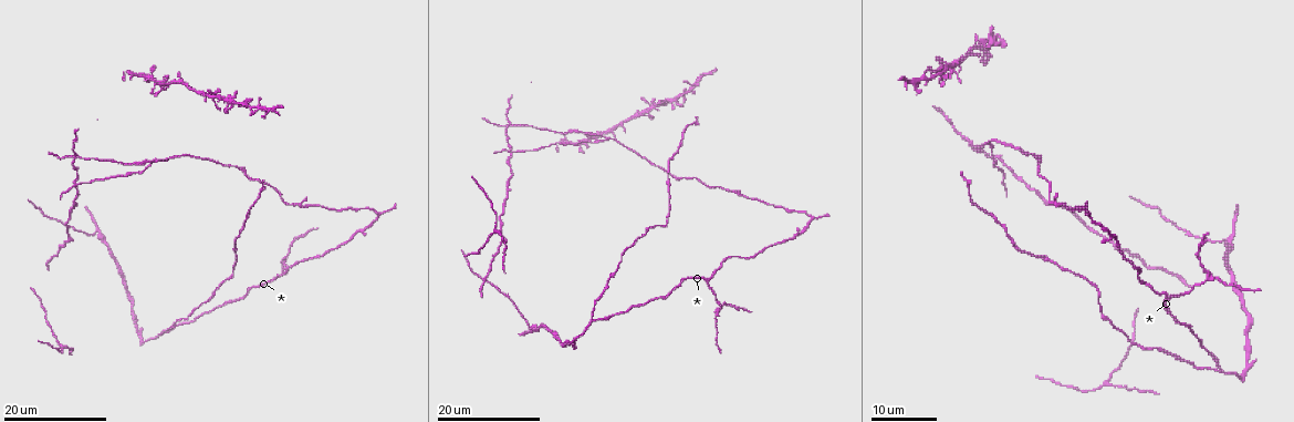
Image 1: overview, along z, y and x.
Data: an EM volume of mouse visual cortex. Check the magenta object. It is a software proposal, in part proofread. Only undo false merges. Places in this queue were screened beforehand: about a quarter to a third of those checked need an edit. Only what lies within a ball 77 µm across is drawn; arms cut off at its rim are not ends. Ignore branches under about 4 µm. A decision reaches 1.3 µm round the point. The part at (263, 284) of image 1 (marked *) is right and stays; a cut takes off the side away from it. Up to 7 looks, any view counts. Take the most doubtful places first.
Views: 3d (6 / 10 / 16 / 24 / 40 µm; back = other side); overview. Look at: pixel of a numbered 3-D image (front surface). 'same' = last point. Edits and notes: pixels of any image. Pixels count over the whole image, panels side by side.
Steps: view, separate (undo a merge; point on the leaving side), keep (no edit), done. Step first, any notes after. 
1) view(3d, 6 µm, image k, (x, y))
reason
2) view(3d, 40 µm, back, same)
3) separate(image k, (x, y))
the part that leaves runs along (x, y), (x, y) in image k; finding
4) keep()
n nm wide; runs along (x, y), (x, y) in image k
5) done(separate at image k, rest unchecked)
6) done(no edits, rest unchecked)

view(3d, 16 µm, image 1, (607, 137))
two arms in line, one across

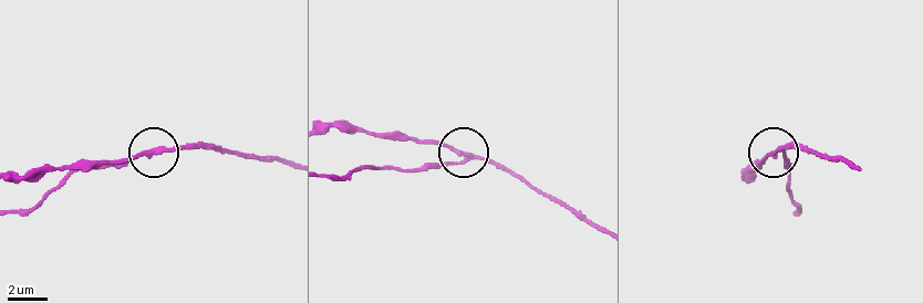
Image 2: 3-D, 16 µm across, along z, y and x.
view(3d, 6 µm, image 2, (149, 152))

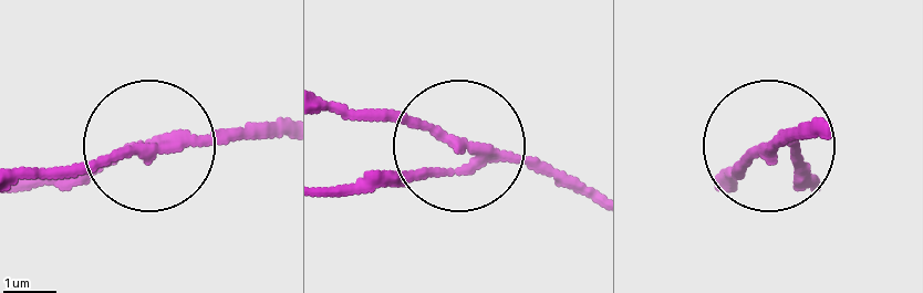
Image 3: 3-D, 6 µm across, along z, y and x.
separate(image 3, (404, 171))
3 arms; two cells meet here

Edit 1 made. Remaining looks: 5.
view(3d, 24 µm, image 1, (714, 315))

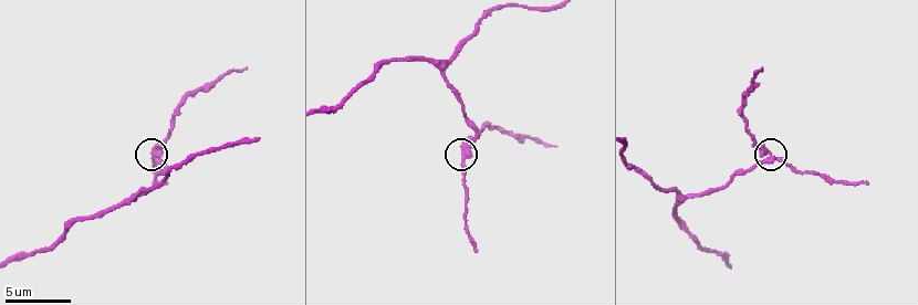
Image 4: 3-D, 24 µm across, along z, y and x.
view(3d, 10 µm, image 4, (770, 151))

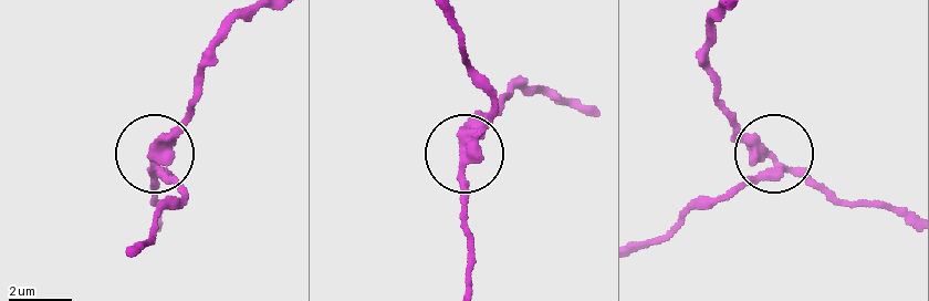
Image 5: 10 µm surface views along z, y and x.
separate(image 5, (158, 141))
the part that leaves runs along (153, 164), (197, 94), (210, 47), (240, 18) in image 5; two cells meet here

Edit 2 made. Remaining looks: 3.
view(overview)

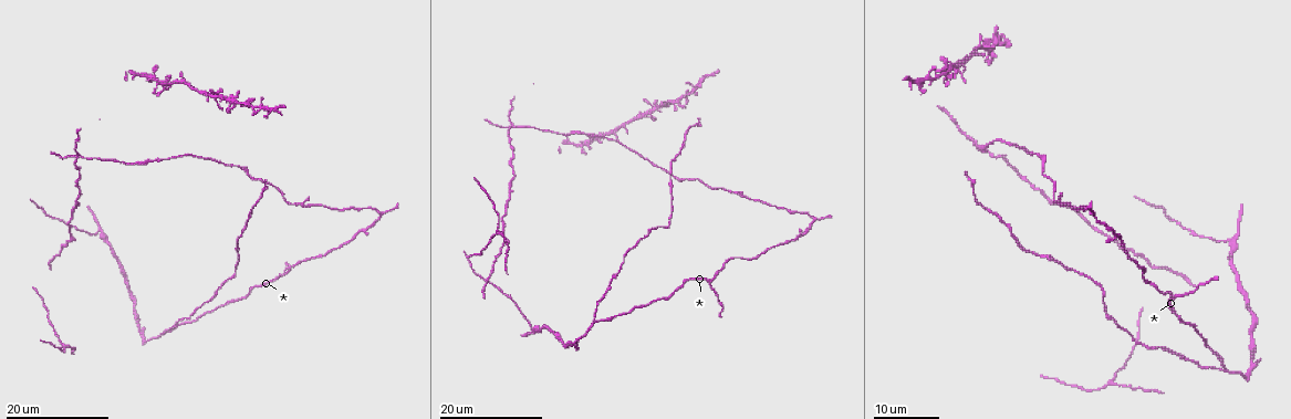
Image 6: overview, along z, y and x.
view(3d, 24 µm, image 6, (512, 125))
four arms meet

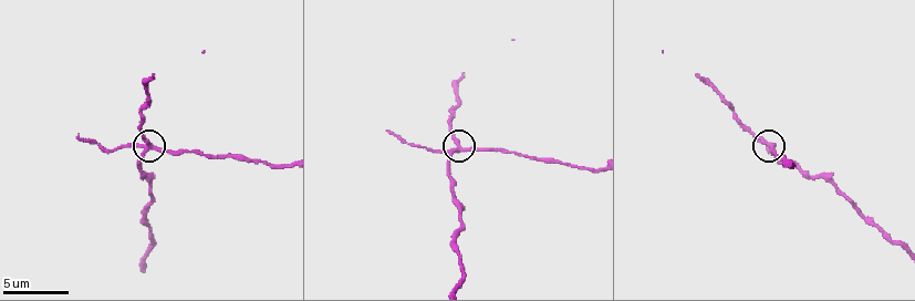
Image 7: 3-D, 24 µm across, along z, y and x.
view(3d, 10 µm, image 7, (456, 146))

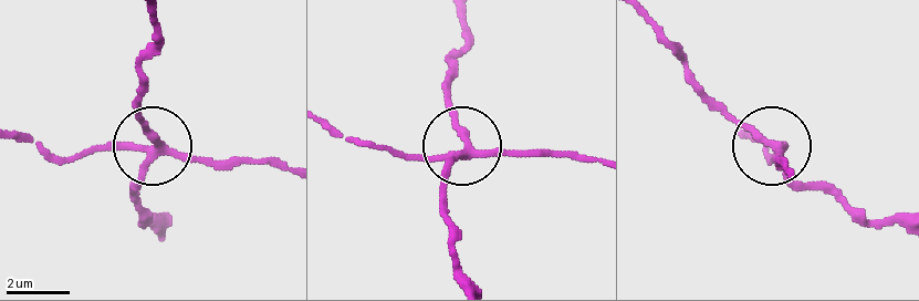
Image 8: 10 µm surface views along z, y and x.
separate(image 8, (147, 122))
side arm 13 µm; the part that leaves runs along (158, 154), (137, 180), (141, 215), (158, 239) in image 8; two cells meet here

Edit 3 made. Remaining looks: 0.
done(separate at image 3, separate at image 5, separate at image 8, rest unchecked)

